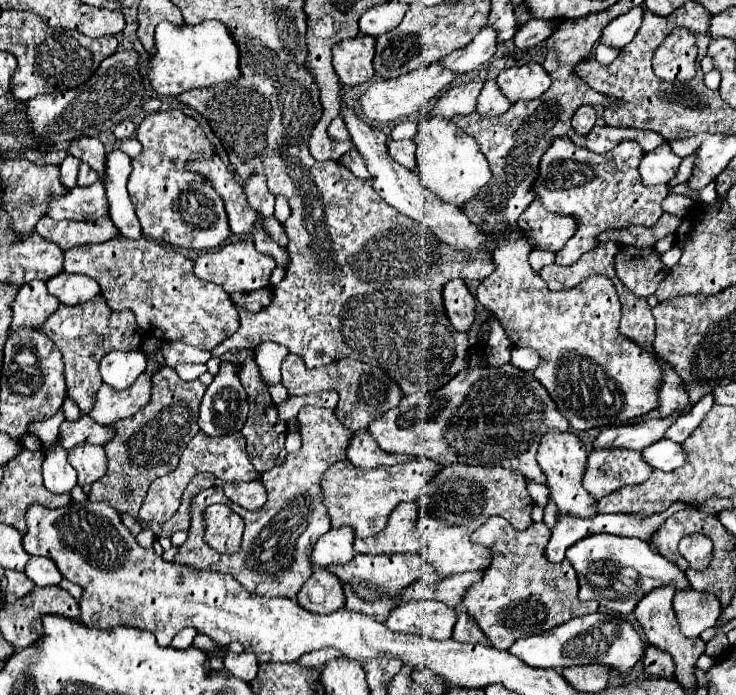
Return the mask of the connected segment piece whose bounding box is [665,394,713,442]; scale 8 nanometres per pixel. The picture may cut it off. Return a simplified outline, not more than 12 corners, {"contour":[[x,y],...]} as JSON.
{"contour":[[713,394],[681,414],[665,432],[673,442],[685,442],[713,406]]}

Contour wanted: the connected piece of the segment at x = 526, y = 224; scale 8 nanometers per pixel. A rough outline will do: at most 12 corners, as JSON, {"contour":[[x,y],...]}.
{"contour":[[535,200],[517,224],[537,250],[559,252],[577,230],[573,218]]}

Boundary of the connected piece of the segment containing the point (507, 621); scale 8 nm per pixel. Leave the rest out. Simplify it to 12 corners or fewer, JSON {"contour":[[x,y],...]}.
{"contour":[[491,516],[489,570],[461,604],[499,650],[595,614],[543,522]]}

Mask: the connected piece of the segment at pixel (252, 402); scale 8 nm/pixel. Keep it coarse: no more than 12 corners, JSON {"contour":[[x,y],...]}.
{"contour":[[255,358],[241,364],[249,416],[241,432],[261,476],[279,466],[287,424]]}

